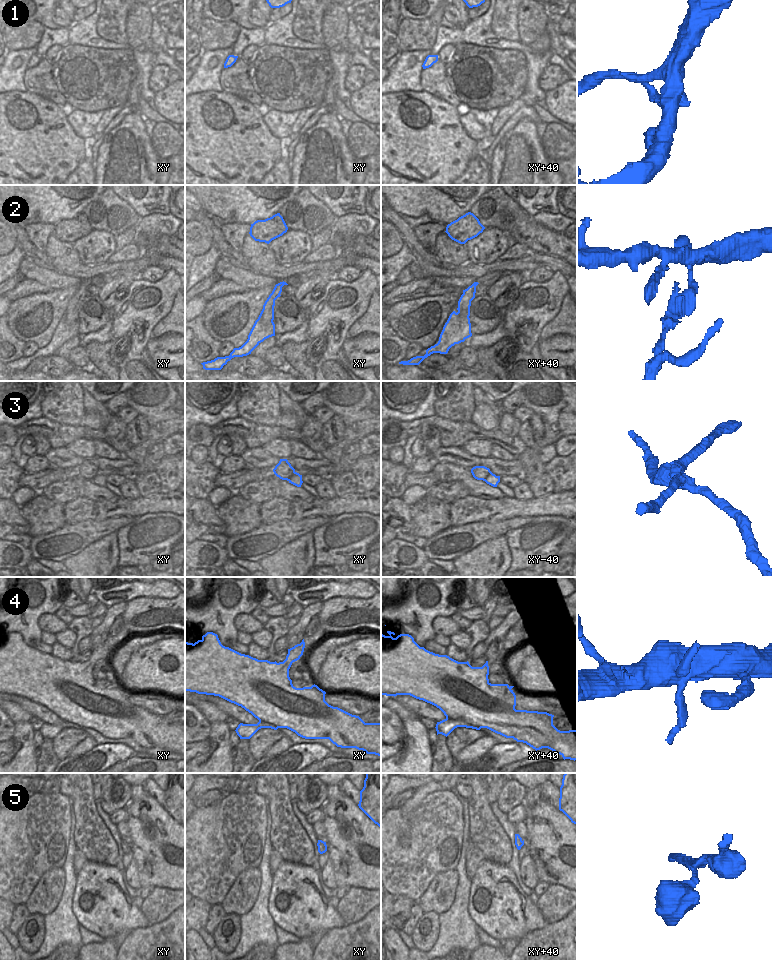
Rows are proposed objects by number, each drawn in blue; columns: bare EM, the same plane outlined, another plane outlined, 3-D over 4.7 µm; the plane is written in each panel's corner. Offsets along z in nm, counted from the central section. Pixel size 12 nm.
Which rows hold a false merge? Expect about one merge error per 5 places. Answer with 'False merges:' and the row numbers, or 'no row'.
False merges: 2, 3

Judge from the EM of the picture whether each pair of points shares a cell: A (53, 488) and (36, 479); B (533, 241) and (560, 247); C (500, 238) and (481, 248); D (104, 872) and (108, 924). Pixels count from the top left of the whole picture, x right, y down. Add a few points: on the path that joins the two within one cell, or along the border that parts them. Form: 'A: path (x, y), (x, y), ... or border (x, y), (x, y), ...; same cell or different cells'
A: border (66, 479), (53, 481), (37, 492); different cells
B: path (540, 241), (553, 243); same cell
C: path (495, 241), (486, 248); same cell
D: path (104, 885), (107, 911); same cell

